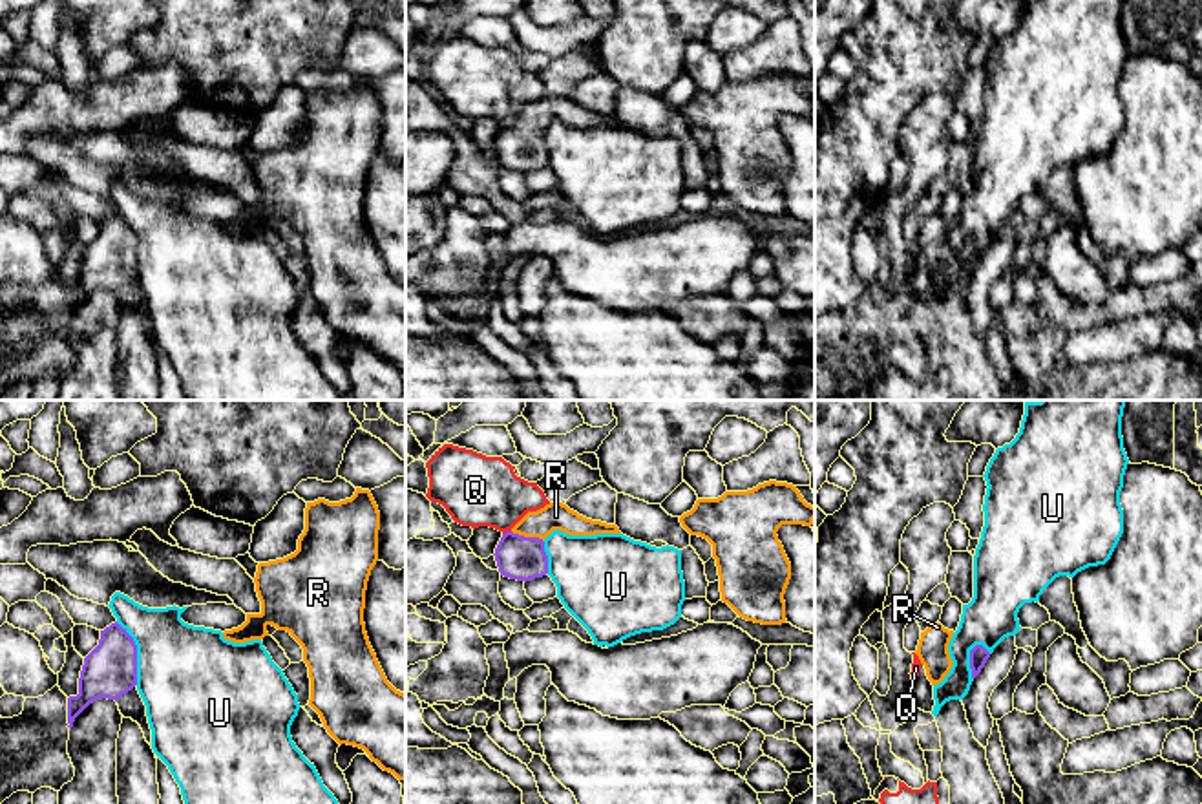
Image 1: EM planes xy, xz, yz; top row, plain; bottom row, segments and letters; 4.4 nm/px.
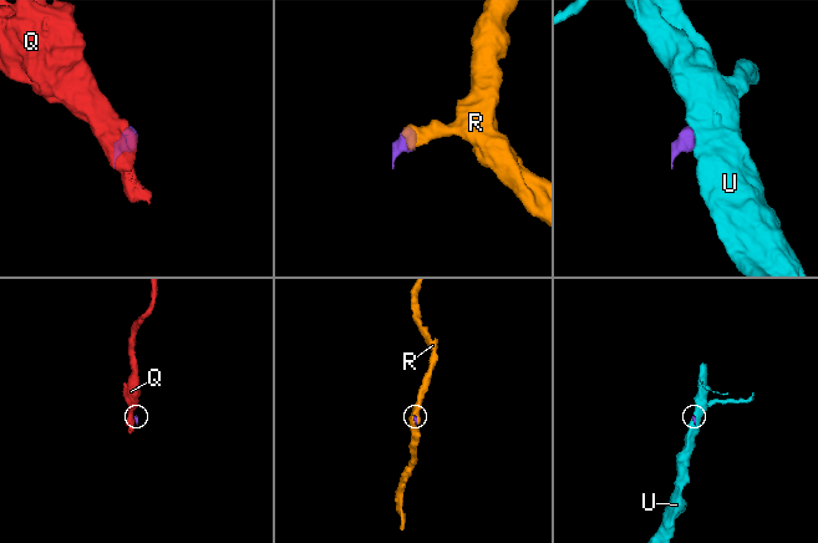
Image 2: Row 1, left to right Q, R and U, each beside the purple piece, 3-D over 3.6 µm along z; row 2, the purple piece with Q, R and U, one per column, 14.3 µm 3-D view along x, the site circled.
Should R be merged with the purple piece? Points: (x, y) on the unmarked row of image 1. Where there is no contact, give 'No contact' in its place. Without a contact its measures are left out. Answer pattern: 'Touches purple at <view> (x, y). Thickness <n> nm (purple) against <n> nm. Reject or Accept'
Touches purple at xz (528, 128). Thickness 190 nm (purple) against 130 nm. Accept

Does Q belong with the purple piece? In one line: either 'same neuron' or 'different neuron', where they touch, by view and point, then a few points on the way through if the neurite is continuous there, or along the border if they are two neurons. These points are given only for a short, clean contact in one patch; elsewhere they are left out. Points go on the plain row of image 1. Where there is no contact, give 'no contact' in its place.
different neuron; meets purple in xz at (506, 123); border along xz (510, 121), (503, 125)

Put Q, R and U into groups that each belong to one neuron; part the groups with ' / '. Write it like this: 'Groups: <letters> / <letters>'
Groups: Q / R / U

